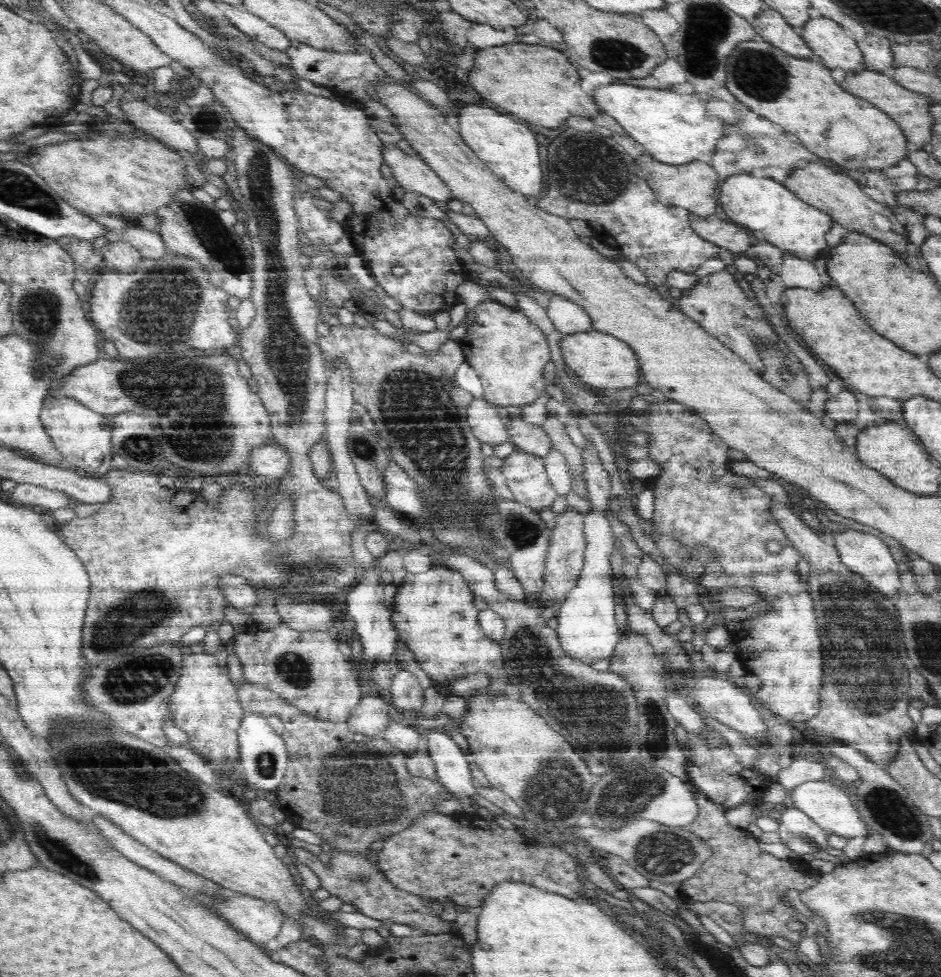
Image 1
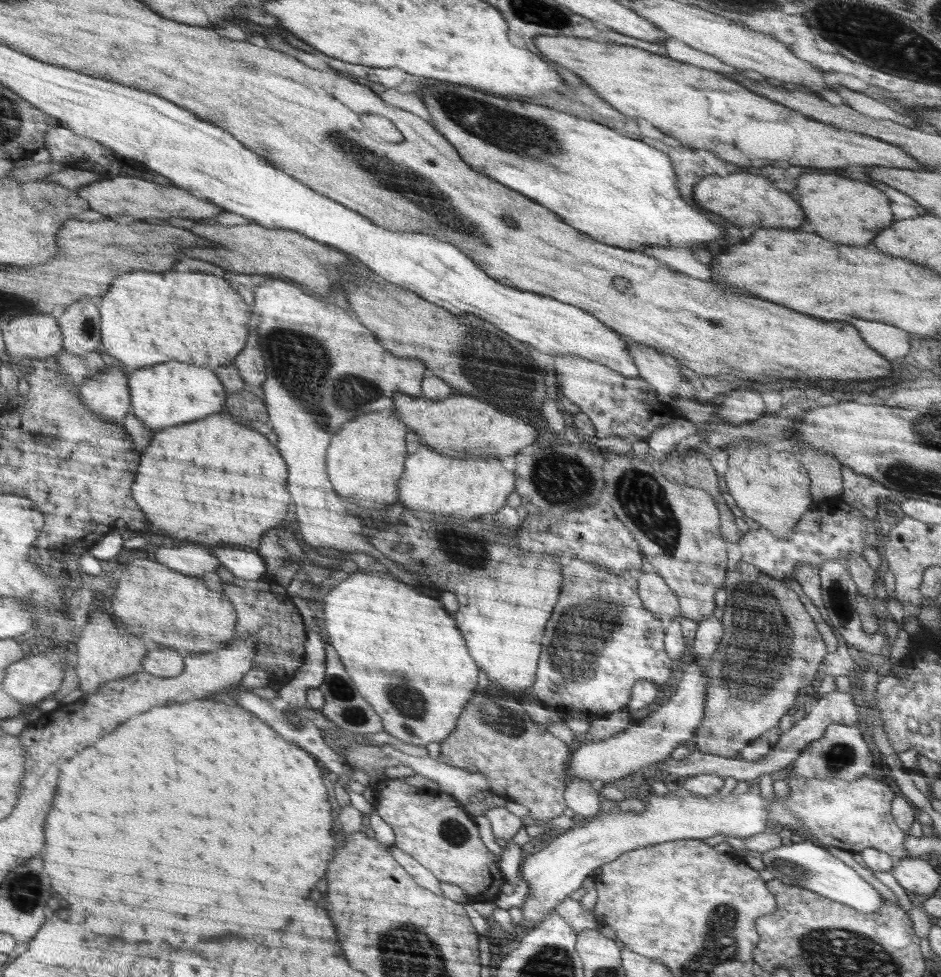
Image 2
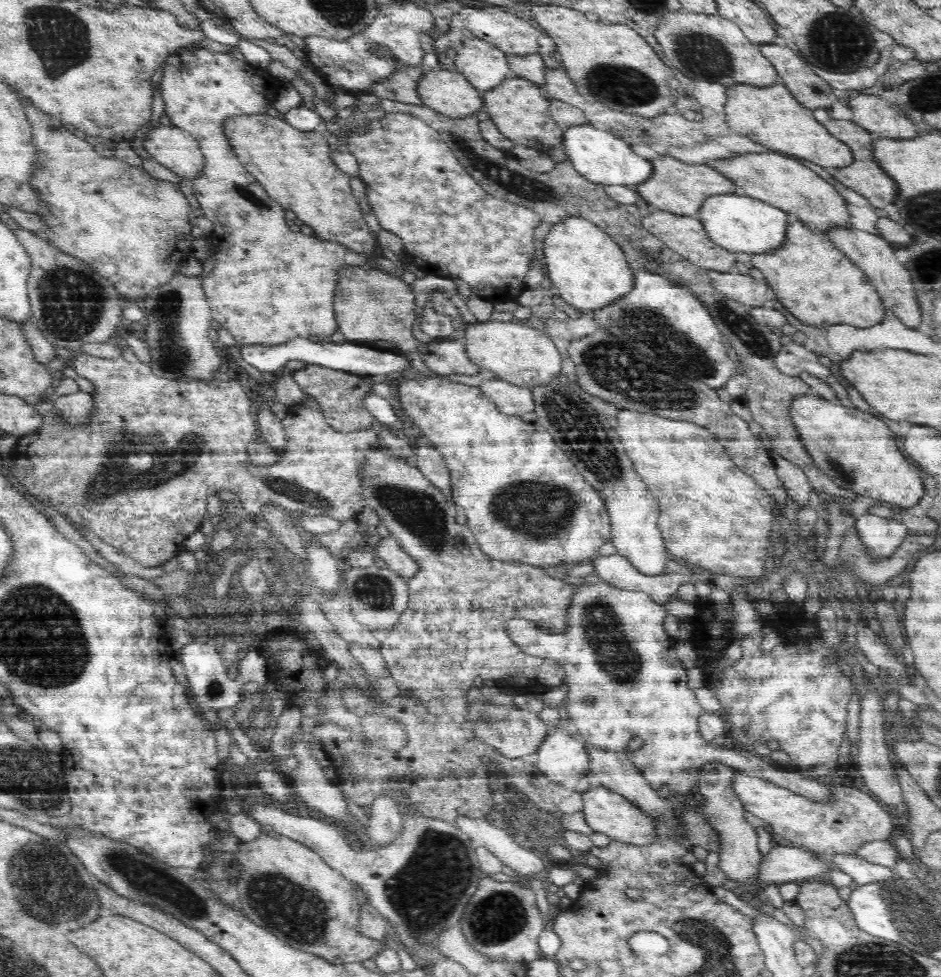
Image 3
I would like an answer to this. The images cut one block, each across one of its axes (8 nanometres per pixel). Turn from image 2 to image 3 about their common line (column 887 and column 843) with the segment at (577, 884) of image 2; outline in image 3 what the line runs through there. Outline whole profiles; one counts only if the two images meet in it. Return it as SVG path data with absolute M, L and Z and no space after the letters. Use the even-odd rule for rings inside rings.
M738 772L733 780L734 793L748 813L766 822L775 837L814 853L836 856L854 854L867 843L889 840L893 819L878 800L852 786L832 786L830 800L810 800L798 792L762 777Z

